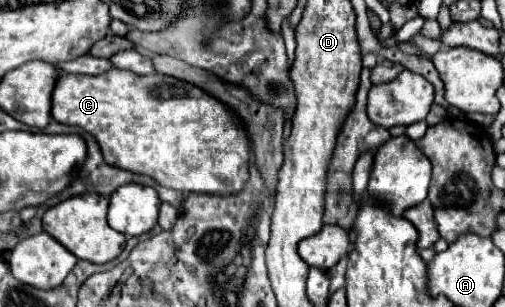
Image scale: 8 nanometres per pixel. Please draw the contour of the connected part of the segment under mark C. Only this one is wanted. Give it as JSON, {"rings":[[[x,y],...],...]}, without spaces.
{"rings":[[[108,70],[98,76],[60,74],[52,92],[50,116],[68,126],[80,126],[90,132],[104,156],[104,162],[134,174],[154,178],[158,184],[182,192],[216,192],[234,194],[242,190],[248,178],[250,164],[250,140],[246,128],[236,122],[230,108],[212,98],[198,86],[176,80],[164,74],[138,76],[128,70]]]}

